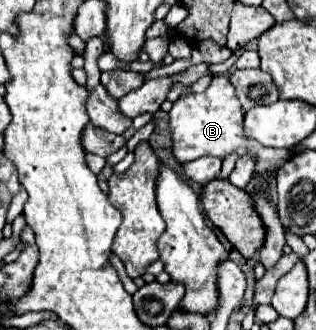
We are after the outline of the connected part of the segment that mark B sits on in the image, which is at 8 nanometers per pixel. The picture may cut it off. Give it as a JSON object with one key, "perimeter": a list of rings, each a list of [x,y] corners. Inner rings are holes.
{"perimeter":[[[216,75],[204,93],[196,93],[196,95],[188,93],[188,95],[180,97],[174,103],[172,111],[168,113],[172,155],[178,161],[186,163],[186,161],[194,161],[204,155],[226,159],[232,153],[238,157],[242,157],[242,153],[254,153],[254,157],[258,157],[256,173],[270,173],[270,169],[274,169],[274,165],[282,167],[290,159],[290,151],[268,149],[258,143],[252,143],[242,133],[242,119],[244,119],[244,111],[240,107],[240,101],[234,95],[232,83],[224,75]]]}

